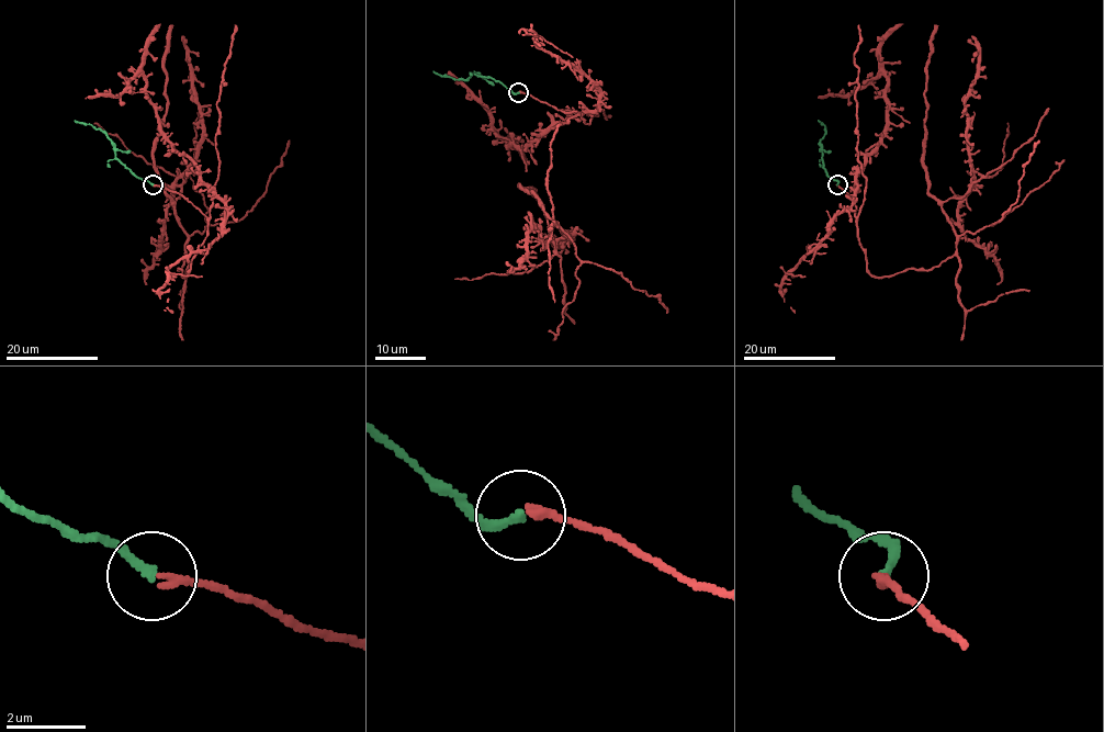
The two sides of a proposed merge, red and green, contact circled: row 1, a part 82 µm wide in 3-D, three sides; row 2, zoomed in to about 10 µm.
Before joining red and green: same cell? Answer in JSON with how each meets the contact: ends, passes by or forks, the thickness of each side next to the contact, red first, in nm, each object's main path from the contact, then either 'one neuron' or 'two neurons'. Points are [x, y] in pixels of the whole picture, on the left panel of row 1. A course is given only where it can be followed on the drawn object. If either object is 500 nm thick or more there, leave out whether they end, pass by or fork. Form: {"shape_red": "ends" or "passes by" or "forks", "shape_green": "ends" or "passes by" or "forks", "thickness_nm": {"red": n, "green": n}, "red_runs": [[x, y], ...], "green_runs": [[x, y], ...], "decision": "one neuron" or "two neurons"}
{"shape_red": "ends", "shape_green": "ends", "thickness_nm": {"red": 220, "green": 220}, "red_runs": [[153, 184], [206, 218], [186, 276], [175, 203], [202, 126], [181, 36]], "green_runs": [[153, 184], [115, 157], [113, 143], [104, 133], [74, 121]], "decision": "one neuron"}

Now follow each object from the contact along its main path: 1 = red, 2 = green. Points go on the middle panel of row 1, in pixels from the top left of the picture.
1: (519, 92), (577, 113), (550, 153), (556, 222), (542, 206), (551, 239), (573, 233), (550, 239)
2: (519, 92), (476, 74), (465, 79), (454, 79), (434, 70)

